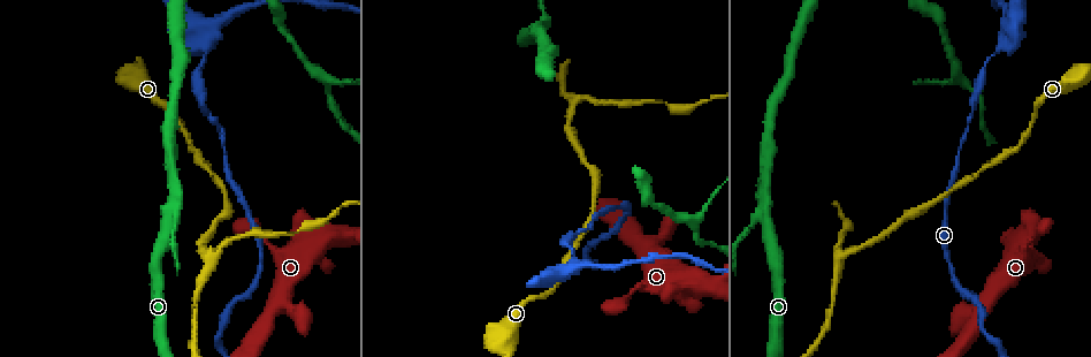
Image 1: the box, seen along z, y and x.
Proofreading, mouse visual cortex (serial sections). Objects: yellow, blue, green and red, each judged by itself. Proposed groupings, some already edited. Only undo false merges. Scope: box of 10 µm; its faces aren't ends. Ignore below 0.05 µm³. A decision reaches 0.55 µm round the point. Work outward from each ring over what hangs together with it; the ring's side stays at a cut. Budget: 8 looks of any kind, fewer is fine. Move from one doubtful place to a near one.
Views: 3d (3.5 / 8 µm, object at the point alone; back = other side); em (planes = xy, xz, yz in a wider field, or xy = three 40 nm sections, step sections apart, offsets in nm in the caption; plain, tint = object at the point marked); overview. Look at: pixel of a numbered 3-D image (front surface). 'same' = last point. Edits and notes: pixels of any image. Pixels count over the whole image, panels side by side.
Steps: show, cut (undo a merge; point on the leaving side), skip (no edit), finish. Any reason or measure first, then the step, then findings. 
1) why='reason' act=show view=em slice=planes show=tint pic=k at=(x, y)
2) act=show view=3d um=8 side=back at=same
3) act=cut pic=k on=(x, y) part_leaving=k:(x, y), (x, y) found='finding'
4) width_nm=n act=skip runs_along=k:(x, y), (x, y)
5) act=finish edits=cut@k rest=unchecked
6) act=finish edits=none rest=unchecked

why='a narrow waist' act=show view=3d um=3.5 pic=1 at=(626, 295)

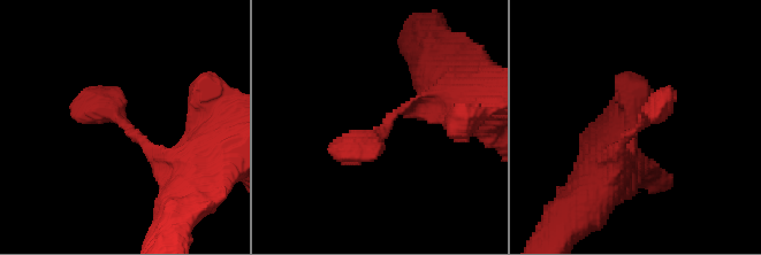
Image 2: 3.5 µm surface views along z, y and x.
why='shape alone is not enough' act=show view=em slice=xy step=5 show=tint pic=2 at=(383, 128)

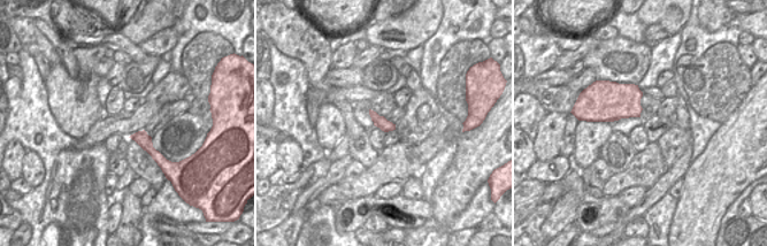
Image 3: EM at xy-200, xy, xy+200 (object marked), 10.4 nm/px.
act=skip found='all the same cell'

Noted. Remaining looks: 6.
act=show view=3d um=3.5 pic=1 at=(595, 219)

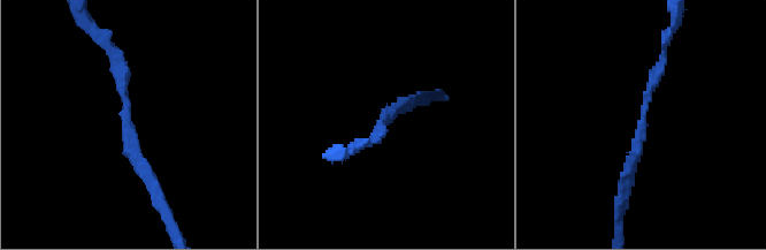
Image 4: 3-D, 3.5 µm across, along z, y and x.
arm_widths_nm=150,200 act=show view=em slice=xy step=1 show=tint pic=4 at=(129, 114)

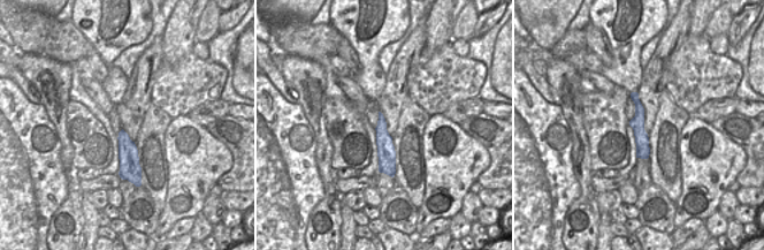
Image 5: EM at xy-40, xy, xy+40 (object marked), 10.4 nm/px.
act=skip runs_along=4:(153, 181), (129, 138), (110, 46) found='continuous, no second cell'

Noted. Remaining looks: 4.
why='three arms meet' act=show view=3d um=3.5 pic=1 at=(764, 220)

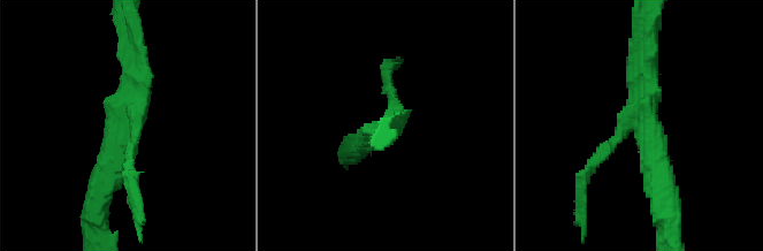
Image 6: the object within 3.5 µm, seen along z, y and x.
arms=3 arm_widths_nm=150,250,300 act=show view=em slice=xy step=5 show=tint pic=6 at=(646, 120)

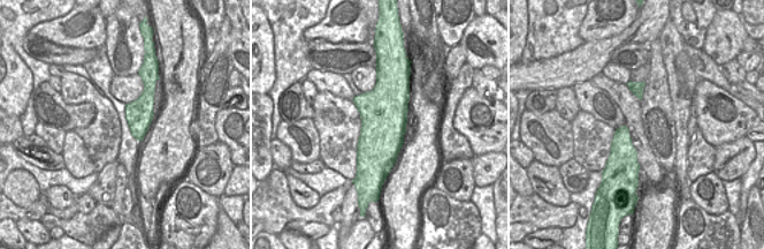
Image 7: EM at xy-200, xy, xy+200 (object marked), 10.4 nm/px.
act=cut pic=6 on=(602, 150) found='a second cell is stuck on'

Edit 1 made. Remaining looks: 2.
act=finish edits=cut@6 rest=unchecked

